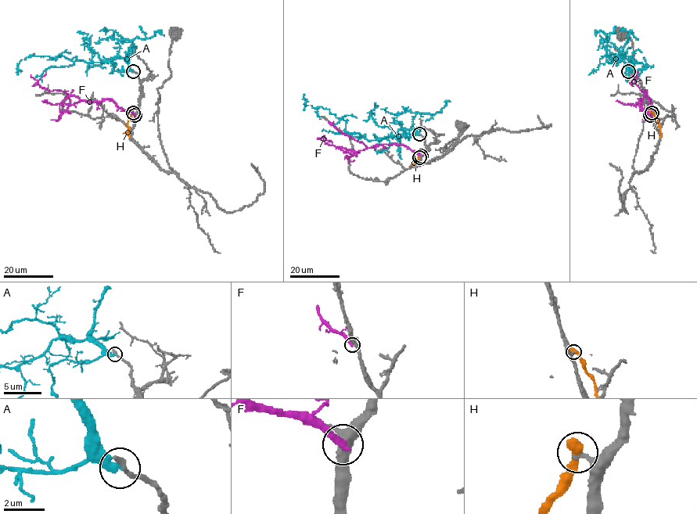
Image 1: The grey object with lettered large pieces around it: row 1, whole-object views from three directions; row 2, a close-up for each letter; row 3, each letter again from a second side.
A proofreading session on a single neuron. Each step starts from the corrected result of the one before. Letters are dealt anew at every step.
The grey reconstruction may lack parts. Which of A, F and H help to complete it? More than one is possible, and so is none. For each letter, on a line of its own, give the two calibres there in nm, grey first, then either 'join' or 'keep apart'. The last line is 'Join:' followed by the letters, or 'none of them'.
A: calibres 340 and 360 nm; keep apart
F: calibres 380 and 360 nm; keep apart
H: calibres 240 and 600 nm; keep apart
Join: none of them

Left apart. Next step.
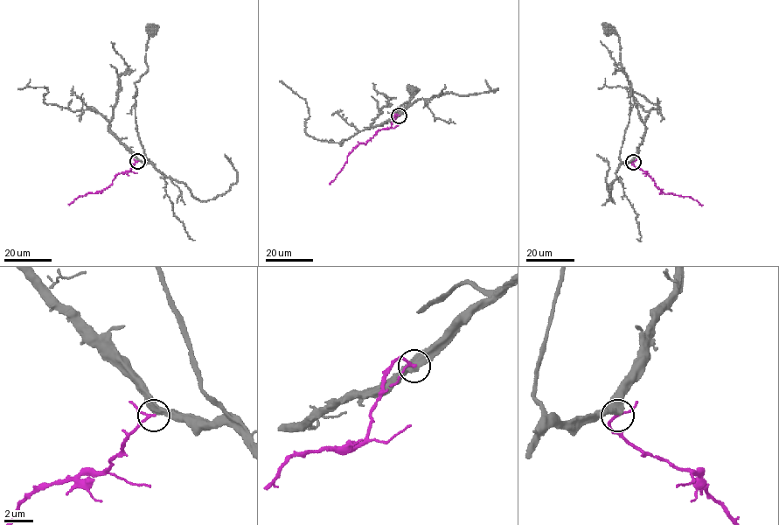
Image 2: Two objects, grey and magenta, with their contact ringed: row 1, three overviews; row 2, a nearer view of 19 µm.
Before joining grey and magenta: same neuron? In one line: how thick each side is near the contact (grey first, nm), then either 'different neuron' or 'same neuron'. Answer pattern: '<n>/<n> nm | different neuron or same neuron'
400/160 nm | same neuron

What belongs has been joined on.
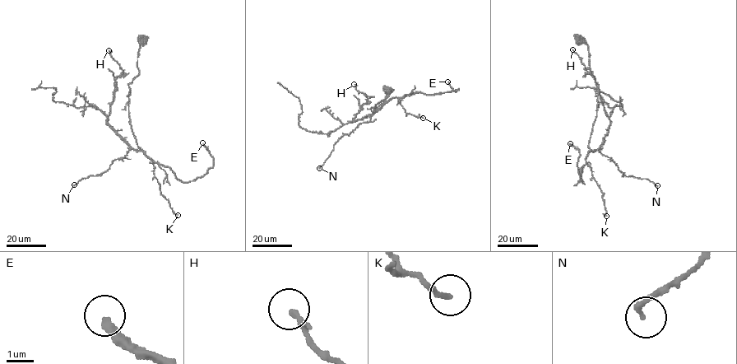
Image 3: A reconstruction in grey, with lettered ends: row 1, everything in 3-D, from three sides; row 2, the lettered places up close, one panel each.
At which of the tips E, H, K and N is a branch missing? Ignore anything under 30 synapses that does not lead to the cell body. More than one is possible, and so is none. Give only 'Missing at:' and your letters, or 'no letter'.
Missing at: E

